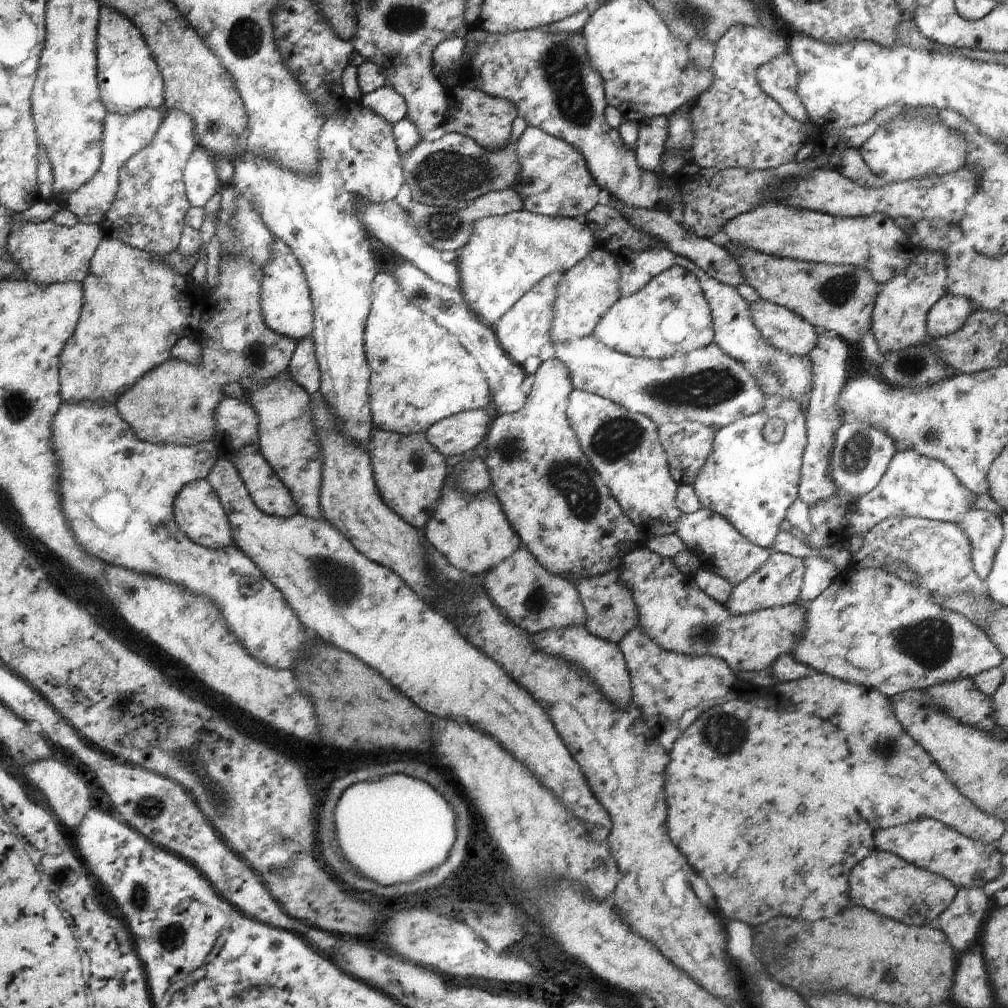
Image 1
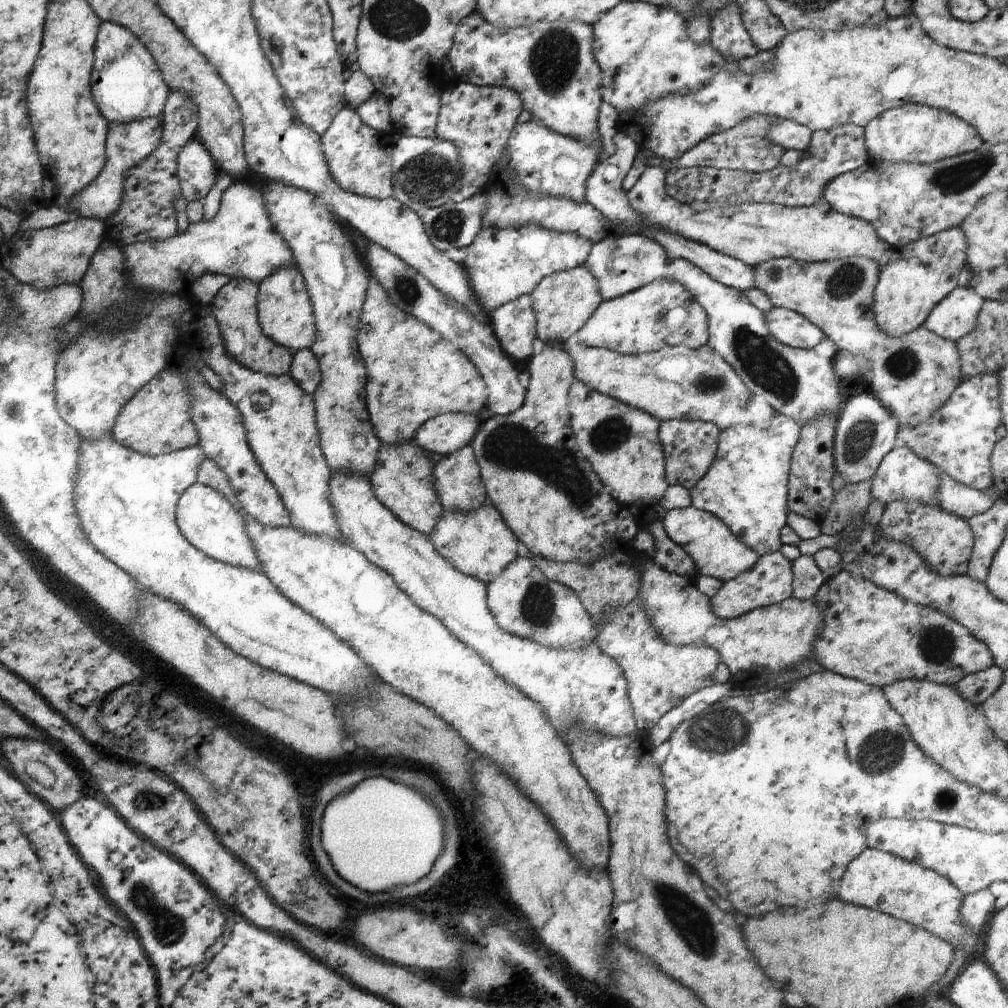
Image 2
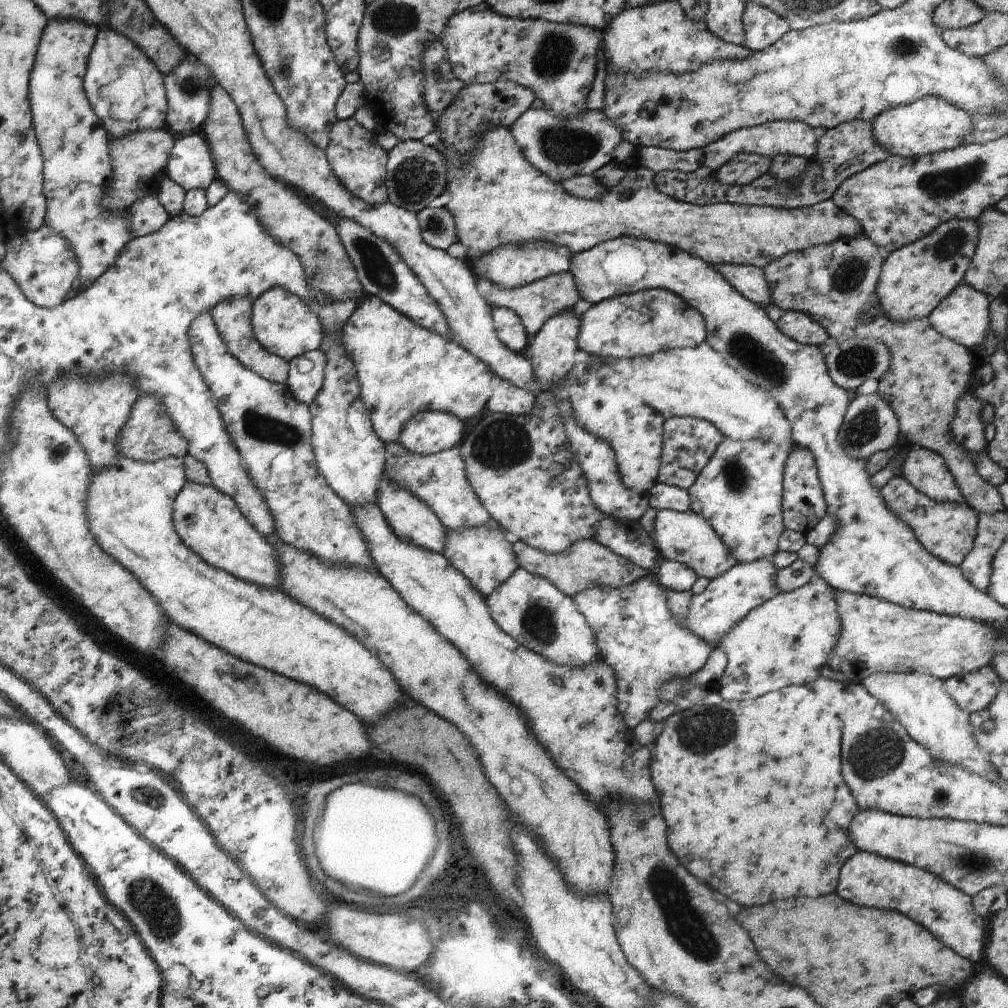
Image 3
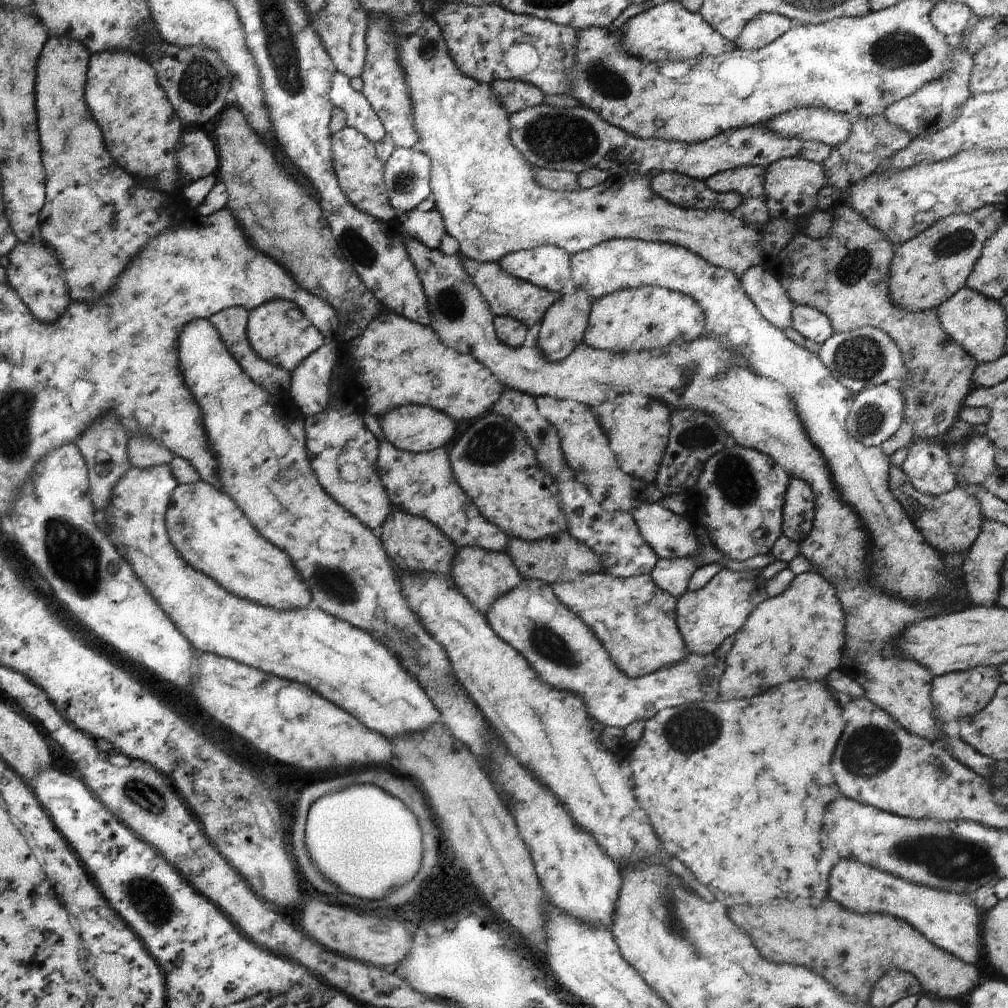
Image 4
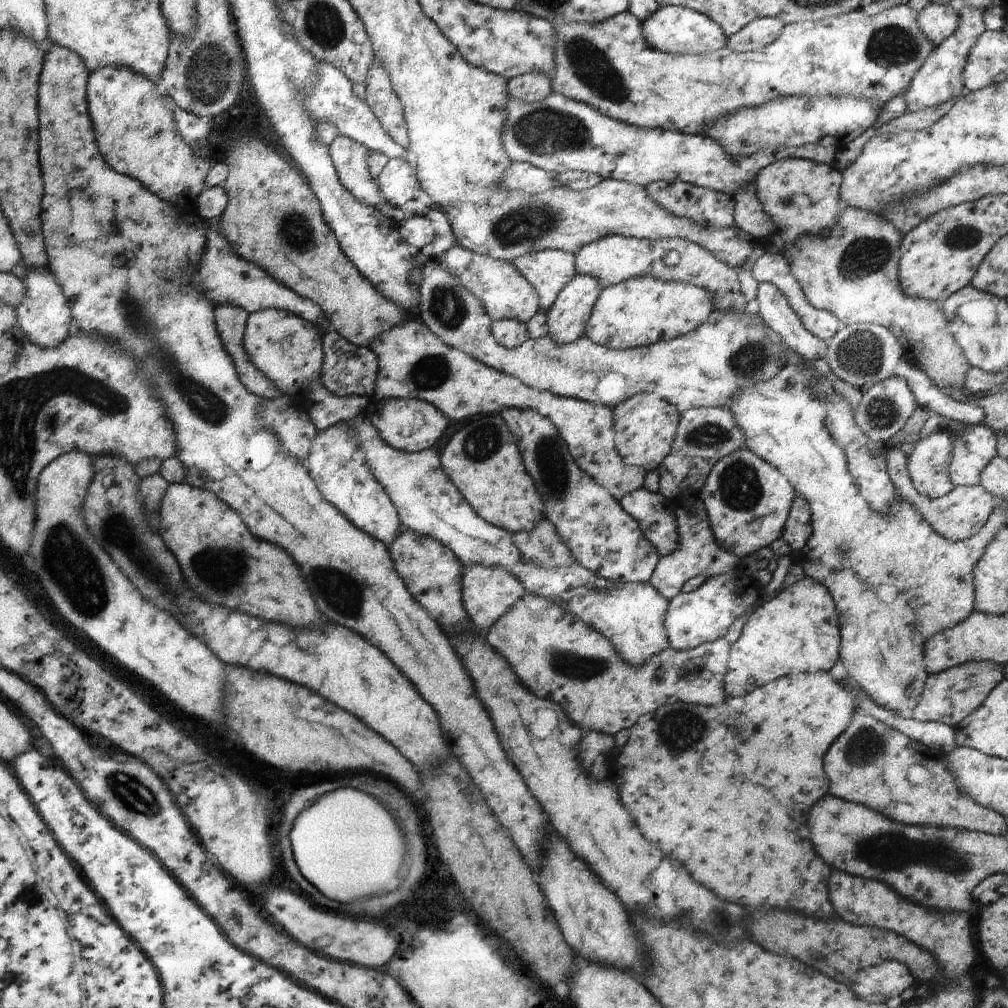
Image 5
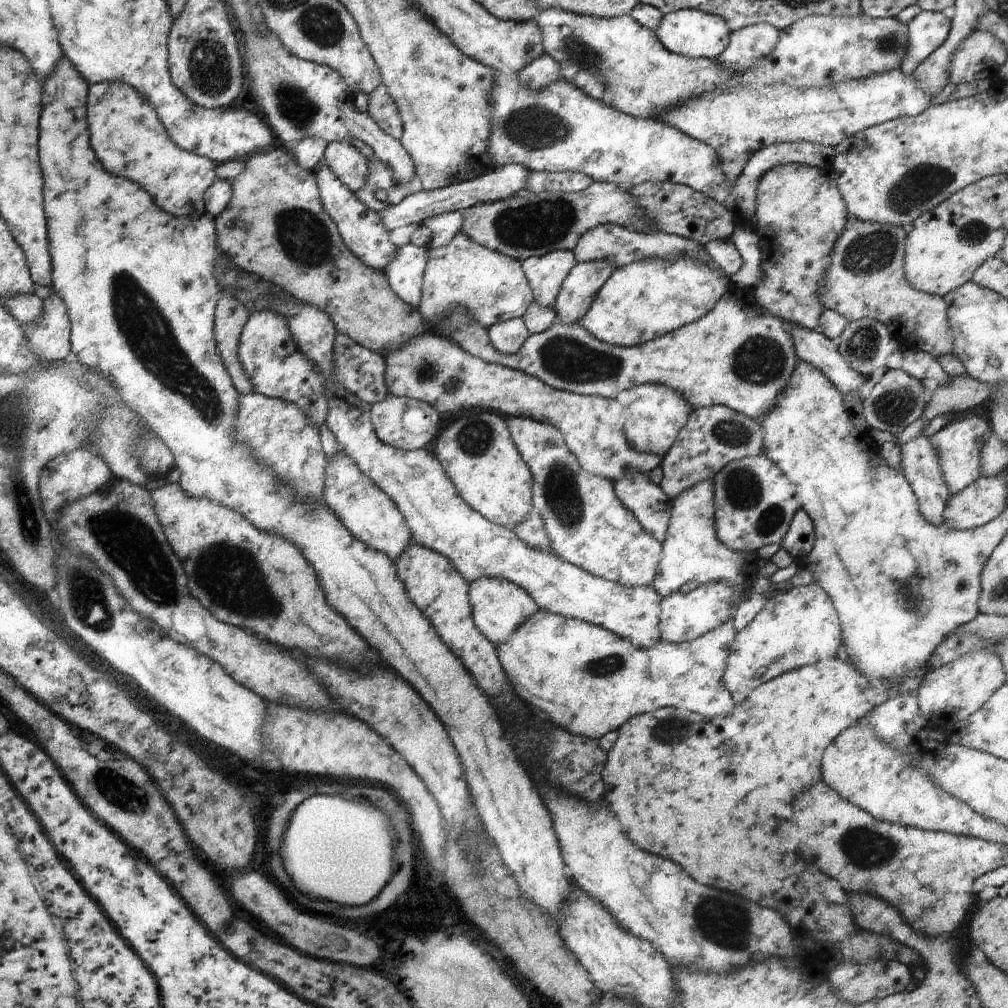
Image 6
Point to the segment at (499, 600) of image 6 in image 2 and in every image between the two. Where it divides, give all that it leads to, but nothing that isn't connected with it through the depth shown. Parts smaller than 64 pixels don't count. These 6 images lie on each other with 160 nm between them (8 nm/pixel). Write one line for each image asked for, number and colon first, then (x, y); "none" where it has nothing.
2: (477, 543)
3: (481, 554)
4: (481, 575)
5: (486, 592)

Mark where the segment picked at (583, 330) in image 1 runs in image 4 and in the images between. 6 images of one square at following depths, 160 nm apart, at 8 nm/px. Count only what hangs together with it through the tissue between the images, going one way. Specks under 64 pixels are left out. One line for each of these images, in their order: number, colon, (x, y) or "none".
2: (562, 301)
3: (533, 303)
4: (505, 295)

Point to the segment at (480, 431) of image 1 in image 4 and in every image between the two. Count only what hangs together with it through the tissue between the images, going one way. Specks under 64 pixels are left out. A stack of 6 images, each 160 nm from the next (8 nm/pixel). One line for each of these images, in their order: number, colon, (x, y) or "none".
2: (443, 434)
3: (429, 432)
4: (413, 428)

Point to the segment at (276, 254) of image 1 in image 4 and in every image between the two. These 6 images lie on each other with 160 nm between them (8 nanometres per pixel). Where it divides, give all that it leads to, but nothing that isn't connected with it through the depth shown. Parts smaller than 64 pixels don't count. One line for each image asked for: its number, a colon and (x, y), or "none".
2: (284, 312)
3: (282, 323)
4: (276, 333)

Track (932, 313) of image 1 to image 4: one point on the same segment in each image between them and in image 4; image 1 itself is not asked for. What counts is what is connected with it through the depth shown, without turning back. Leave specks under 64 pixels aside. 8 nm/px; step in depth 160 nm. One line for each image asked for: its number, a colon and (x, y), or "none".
2: (955, 314)
3: (961, 316)
4: (977, 324)

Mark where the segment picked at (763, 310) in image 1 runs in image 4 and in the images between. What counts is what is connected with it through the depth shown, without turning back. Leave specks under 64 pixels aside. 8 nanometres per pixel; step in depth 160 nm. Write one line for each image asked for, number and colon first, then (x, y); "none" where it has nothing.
2: (789, 328)
3: (796, 325)
4: (810, 323)

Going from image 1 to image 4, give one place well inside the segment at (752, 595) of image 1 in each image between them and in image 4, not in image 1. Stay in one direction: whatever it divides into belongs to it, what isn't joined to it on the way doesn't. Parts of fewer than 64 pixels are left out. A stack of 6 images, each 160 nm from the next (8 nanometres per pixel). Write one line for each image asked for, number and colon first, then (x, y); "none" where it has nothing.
2: (768, 581)
3: (728, 597)
4: (704, 617)

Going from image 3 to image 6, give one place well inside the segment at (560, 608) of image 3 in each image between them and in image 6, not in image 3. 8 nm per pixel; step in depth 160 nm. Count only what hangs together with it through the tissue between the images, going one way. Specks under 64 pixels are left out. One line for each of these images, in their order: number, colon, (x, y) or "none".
4: (563, 651)
5: (555, 655)
6: (589, 681)

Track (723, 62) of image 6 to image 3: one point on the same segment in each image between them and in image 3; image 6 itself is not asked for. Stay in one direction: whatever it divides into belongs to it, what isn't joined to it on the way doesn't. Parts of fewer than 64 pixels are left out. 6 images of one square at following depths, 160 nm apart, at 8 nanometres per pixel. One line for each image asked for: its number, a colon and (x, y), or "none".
3: (761, 27)
4: (764, 27)
5: (758, 33)

